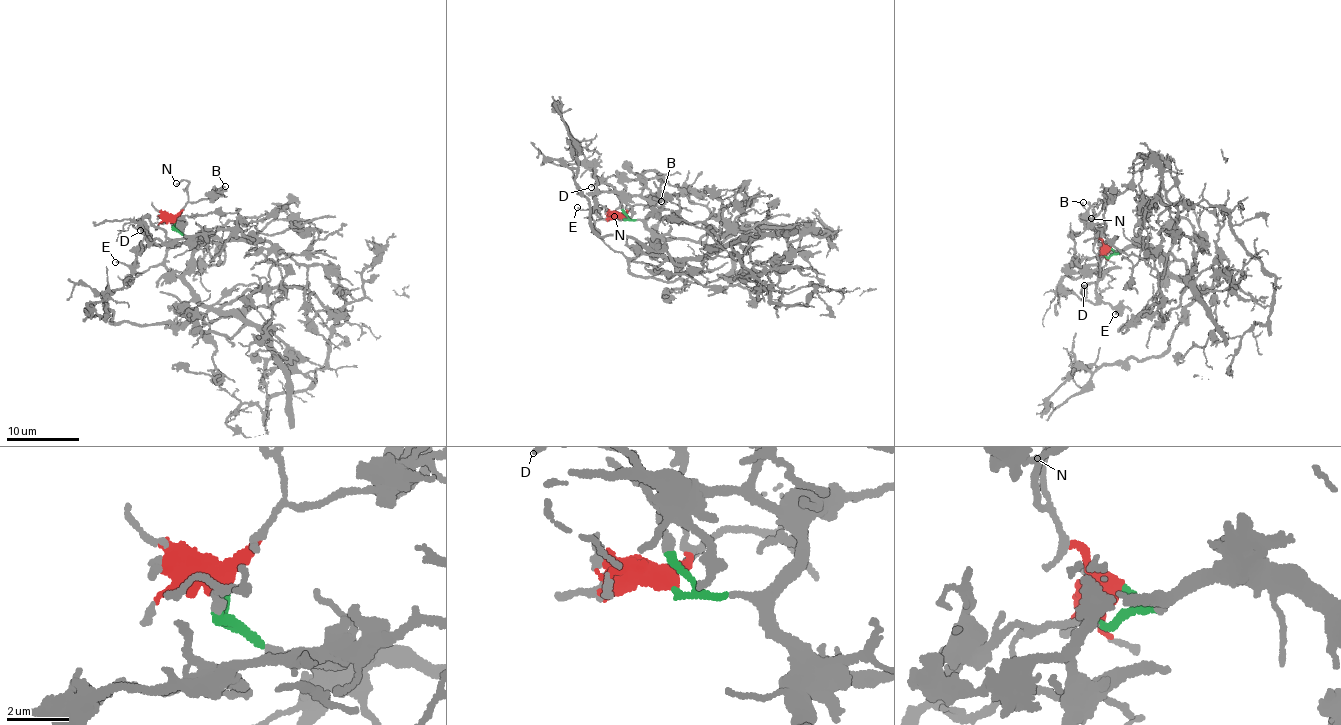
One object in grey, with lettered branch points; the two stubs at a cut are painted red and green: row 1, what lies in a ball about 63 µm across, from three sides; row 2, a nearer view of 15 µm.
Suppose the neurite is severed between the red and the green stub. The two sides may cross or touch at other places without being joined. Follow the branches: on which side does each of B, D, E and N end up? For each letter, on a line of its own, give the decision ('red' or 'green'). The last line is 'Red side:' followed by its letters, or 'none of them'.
B: red
D: green
E: green
N: red
Red side: B, N

